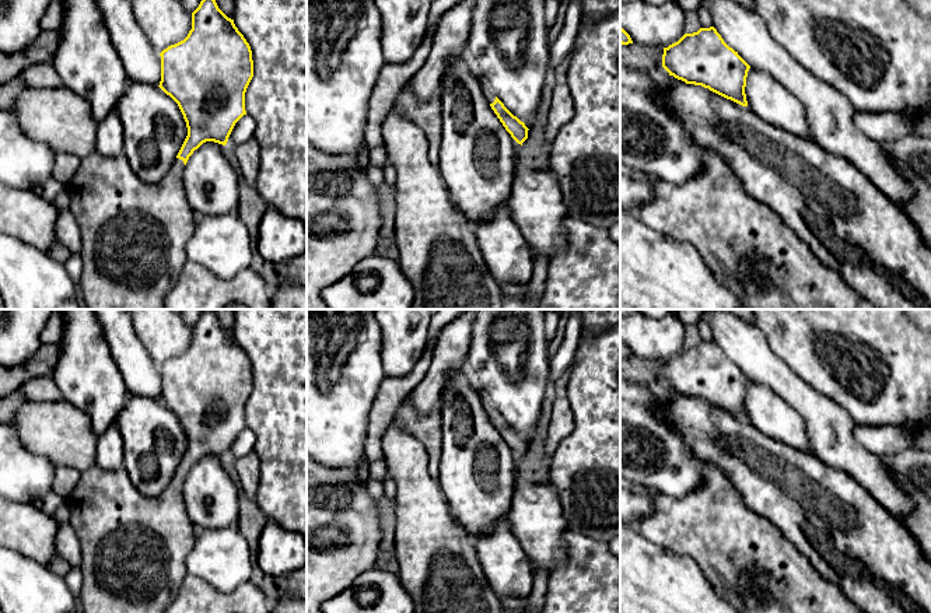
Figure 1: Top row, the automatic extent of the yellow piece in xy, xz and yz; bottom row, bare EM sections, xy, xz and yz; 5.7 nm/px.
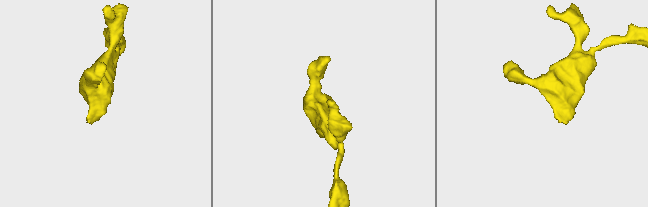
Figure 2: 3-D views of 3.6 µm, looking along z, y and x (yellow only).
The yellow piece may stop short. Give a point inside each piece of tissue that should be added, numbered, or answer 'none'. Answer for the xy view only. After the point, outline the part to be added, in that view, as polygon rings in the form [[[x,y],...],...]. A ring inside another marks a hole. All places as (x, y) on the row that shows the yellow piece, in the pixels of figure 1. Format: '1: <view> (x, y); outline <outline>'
1: xy (133, 235); outline [[[92,153],[81,158],[80,167],[66,189],[70,211],[81,234],[83,274],[78,288],[87,309],[162,309],[165,295],[175,287],[186,263],[186,245],[195,232],[197,216],[190,209],[183,188],[182,160],[172,167],[158,185],[140,179],[125,153],[113,158]]]

